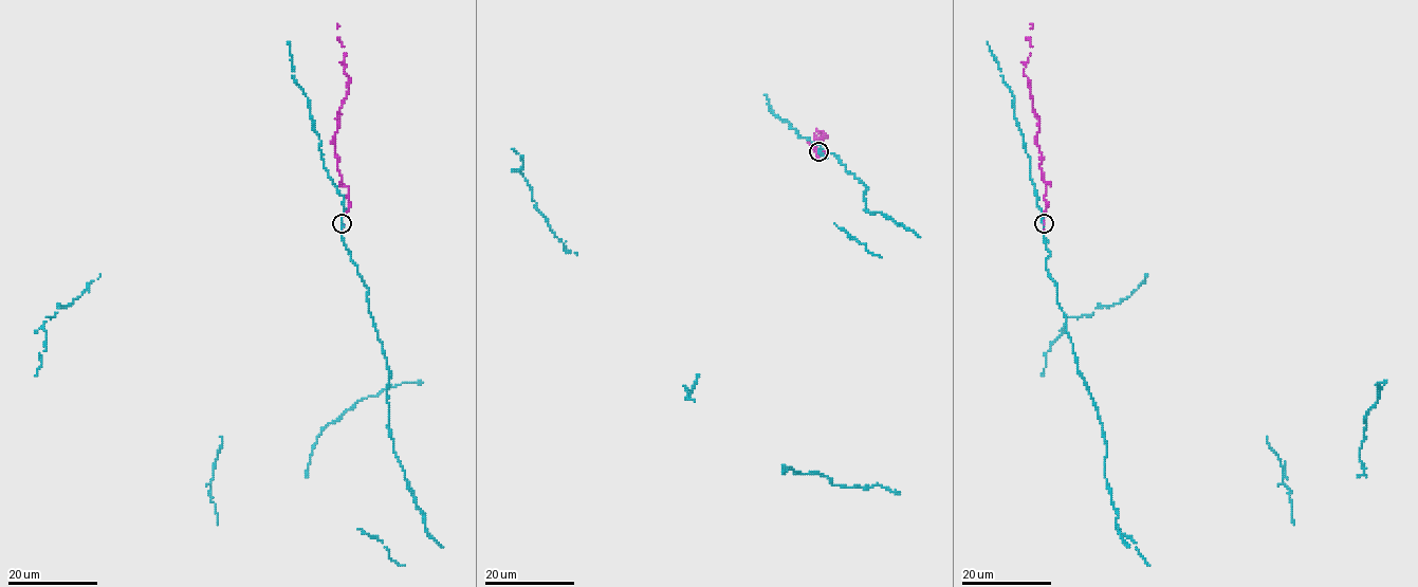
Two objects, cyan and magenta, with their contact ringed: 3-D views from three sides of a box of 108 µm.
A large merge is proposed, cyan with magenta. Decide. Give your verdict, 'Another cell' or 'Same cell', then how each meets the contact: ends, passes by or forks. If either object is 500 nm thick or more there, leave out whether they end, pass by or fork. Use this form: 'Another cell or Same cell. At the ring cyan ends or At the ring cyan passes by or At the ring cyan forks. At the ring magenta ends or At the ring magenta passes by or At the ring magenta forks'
Another cell. At the ring cyan passes by. At the ring magenta ends

